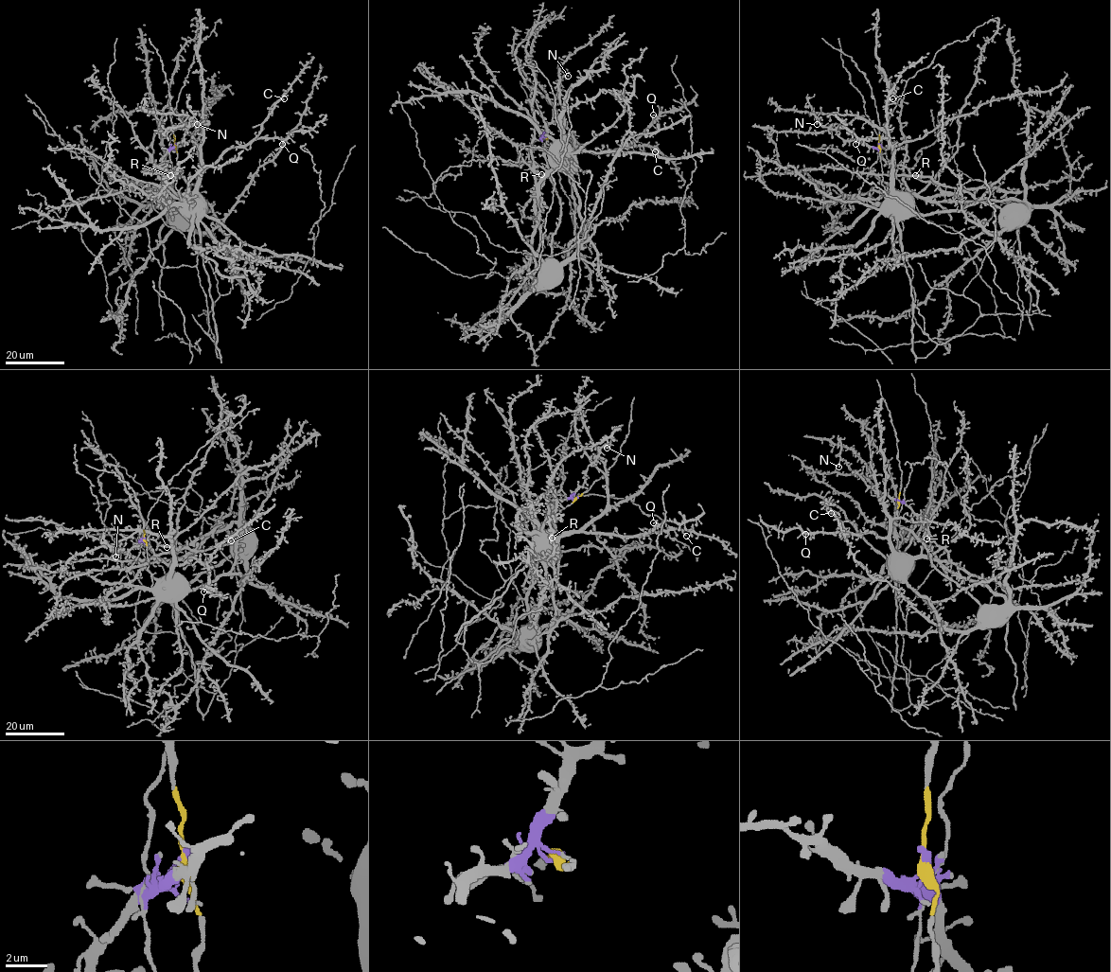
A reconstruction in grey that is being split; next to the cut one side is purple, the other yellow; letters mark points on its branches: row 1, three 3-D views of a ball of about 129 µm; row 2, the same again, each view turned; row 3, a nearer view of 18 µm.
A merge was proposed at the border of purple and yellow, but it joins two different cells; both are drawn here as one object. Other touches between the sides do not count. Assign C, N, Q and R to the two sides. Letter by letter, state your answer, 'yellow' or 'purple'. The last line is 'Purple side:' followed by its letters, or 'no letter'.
C: yellow
N: purple
Q: yellow
R: purple
Purple side: N, R

